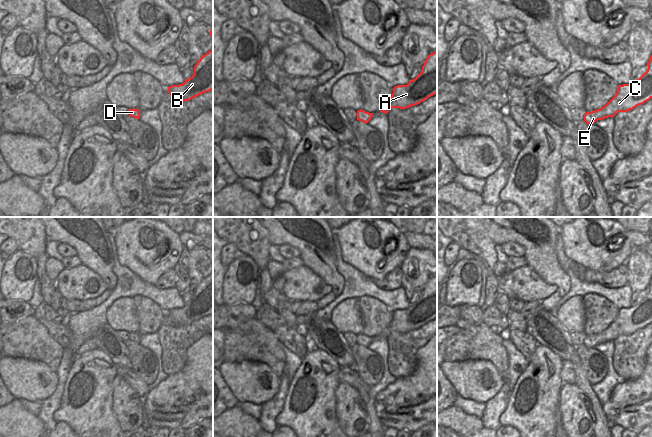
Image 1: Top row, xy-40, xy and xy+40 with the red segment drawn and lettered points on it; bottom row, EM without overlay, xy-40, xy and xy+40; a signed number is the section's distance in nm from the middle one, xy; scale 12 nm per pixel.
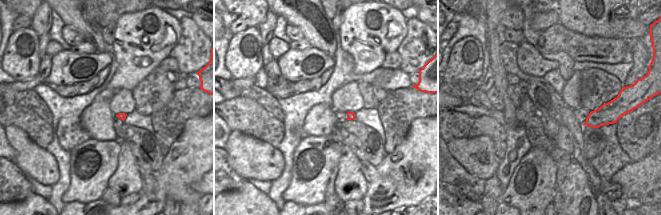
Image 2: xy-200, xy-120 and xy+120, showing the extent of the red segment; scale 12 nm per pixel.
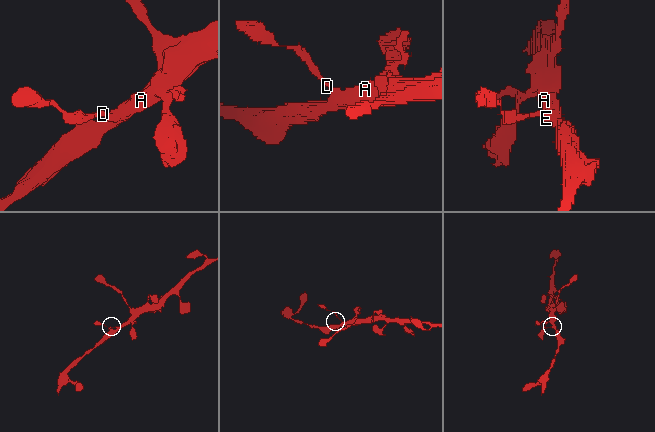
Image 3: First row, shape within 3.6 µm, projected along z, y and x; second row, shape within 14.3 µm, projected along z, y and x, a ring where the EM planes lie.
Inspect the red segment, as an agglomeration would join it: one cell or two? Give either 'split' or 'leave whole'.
leave whole

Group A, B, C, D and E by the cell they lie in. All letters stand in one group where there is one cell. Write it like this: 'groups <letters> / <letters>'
groups A B C D E

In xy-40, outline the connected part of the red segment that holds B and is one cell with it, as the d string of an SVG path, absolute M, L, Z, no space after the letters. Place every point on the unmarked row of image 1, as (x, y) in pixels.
M213 271L197 286L192 301L183 308L168 311L174 326L189 325L211 314L213 314Z

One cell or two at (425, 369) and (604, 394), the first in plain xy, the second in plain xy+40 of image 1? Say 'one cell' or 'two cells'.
two cells

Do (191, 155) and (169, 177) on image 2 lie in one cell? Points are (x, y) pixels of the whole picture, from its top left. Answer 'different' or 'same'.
same

